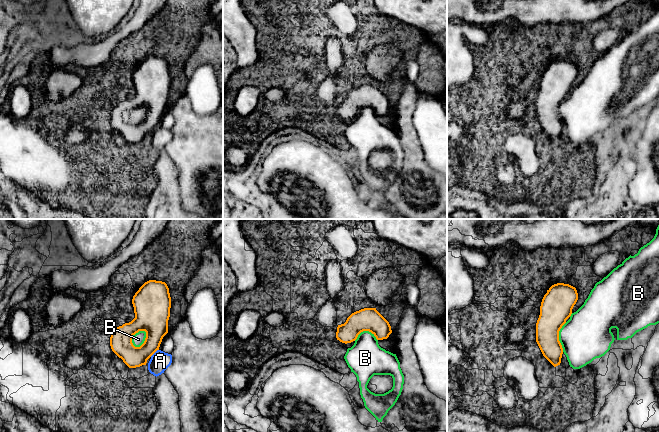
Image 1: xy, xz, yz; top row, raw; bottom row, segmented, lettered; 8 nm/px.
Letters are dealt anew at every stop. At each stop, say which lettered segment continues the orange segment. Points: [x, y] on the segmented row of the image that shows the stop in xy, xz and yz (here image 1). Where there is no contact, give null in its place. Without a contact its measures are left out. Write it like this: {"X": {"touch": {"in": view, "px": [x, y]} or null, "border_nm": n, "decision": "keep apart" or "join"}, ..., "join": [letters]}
{"A": {"touch": {"in": "xy", "px": [154, 352]}, "border_nm": 90, "decision": "keep apart"}, "B": {"touch": {"in": "xy", "px": [145, 340]}, "border_nm": 160, "decision": "keep apart"}, "join": []}

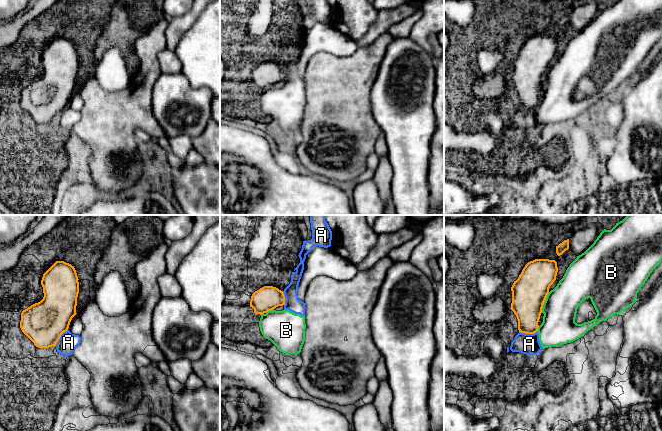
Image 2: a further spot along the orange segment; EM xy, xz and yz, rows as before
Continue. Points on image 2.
{"A": {"touch": {"in": "yz", "px": [528, 333]}, "border_nm": 150, "decision": "keep apart"}, "B": {"touch": {"in": "yz", "px": [544, 301]}, "border_nm": 180, "decision": "keep apart"}, "join": []}

